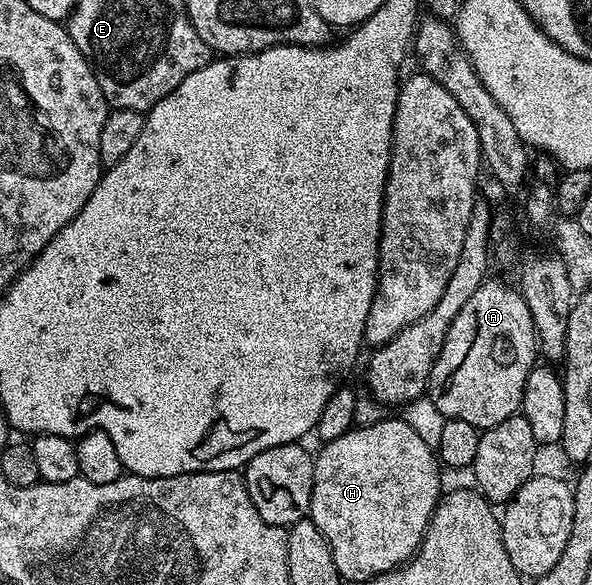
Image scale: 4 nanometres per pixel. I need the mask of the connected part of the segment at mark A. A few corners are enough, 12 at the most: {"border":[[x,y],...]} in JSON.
{"border":[[491,277],[453,317],[426,394],[486,429],[520,414],[537,340]]}

